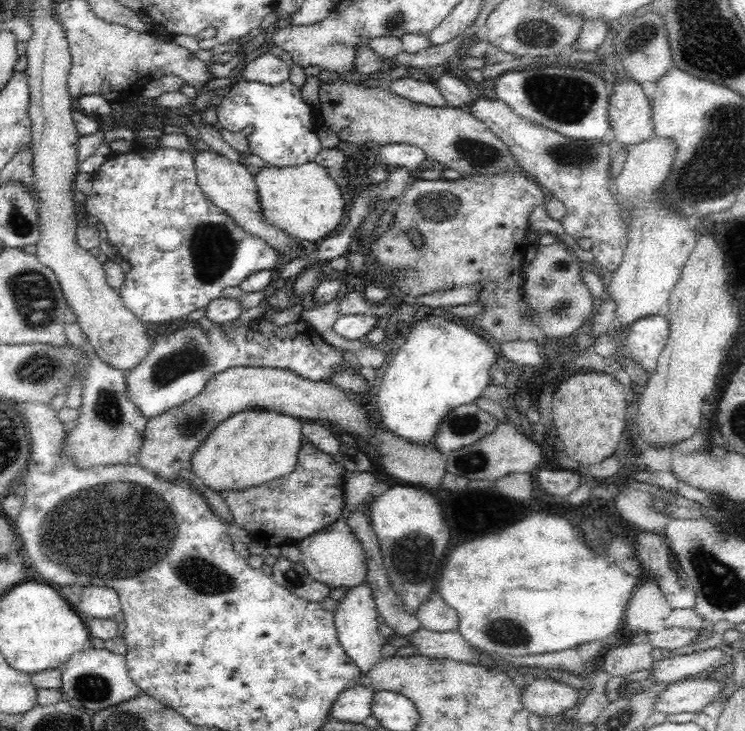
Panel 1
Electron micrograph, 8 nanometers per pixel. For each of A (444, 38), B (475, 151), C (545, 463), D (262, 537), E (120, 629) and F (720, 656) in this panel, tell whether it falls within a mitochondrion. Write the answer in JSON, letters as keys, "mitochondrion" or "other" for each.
{"A":"other","B":"mitochondrion","C":"other","D":"other","E":"other","F":"other"}

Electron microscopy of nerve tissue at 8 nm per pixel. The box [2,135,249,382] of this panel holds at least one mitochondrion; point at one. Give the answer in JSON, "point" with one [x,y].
{"point":[212,246]}

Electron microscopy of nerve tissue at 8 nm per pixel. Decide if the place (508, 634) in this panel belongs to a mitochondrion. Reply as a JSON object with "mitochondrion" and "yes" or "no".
{"mitochondrion":"yes"}

